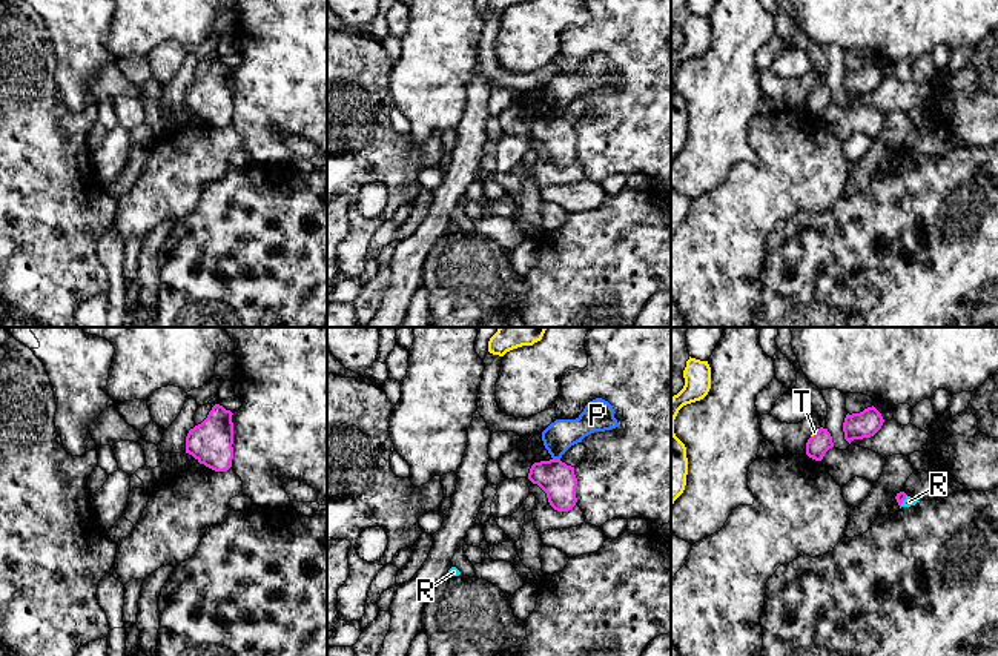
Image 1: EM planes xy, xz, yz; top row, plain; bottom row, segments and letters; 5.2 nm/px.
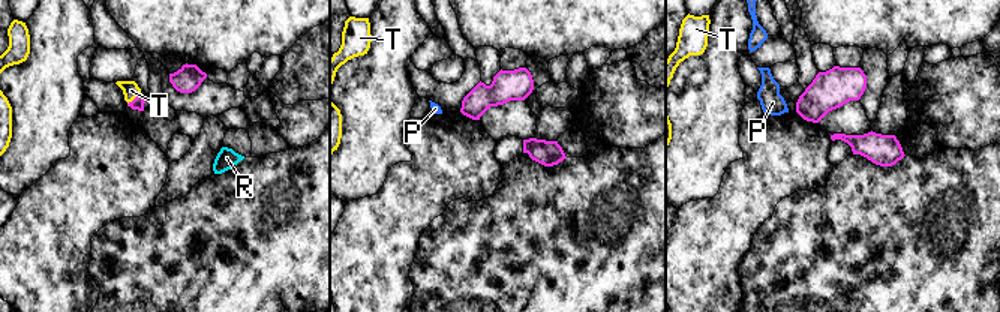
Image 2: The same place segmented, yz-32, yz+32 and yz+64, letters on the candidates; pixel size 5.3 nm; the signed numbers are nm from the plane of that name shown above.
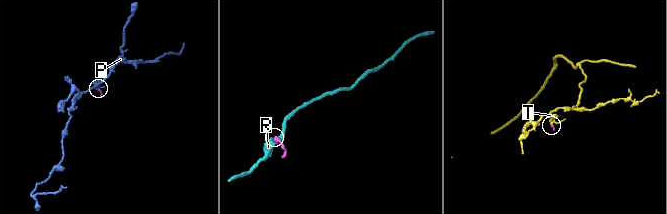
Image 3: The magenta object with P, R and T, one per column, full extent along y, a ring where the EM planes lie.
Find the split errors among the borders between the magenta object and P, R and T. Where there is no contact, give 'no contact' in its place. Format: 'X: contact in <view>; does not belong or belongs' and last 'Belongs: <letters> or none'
P: contact in xz; does not belong
R: contact in yz; does not belong
T: contact in yz; belongs
Belongs: T

